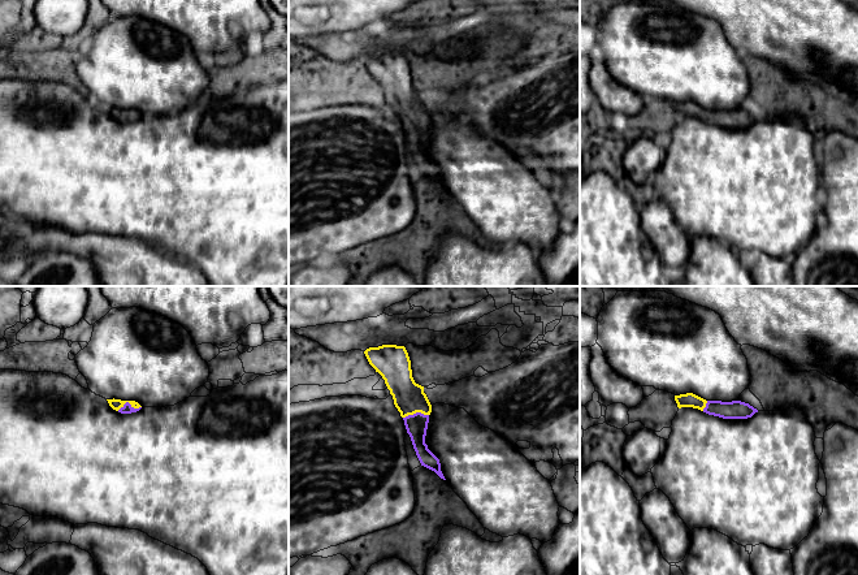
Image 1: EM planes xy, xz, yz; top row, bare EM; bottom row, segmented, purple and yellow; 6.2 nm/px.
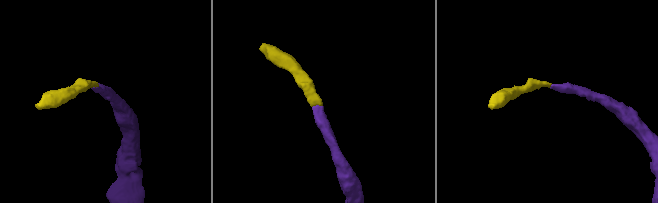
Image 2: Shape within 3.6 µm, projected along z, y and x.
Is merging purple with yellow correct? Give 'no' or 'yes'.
yes

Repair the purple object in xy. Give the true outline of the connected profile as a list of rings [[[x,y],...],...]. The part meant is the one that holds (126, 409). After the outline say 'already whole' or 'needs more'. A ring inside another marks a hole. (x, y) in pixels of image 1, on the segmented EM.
[[[107,399],[109,406],[121,412],[121,414],[131,414],[136,412],[142,408],[142,406],[135,401],[121,401],[121,399]]]; needs more

